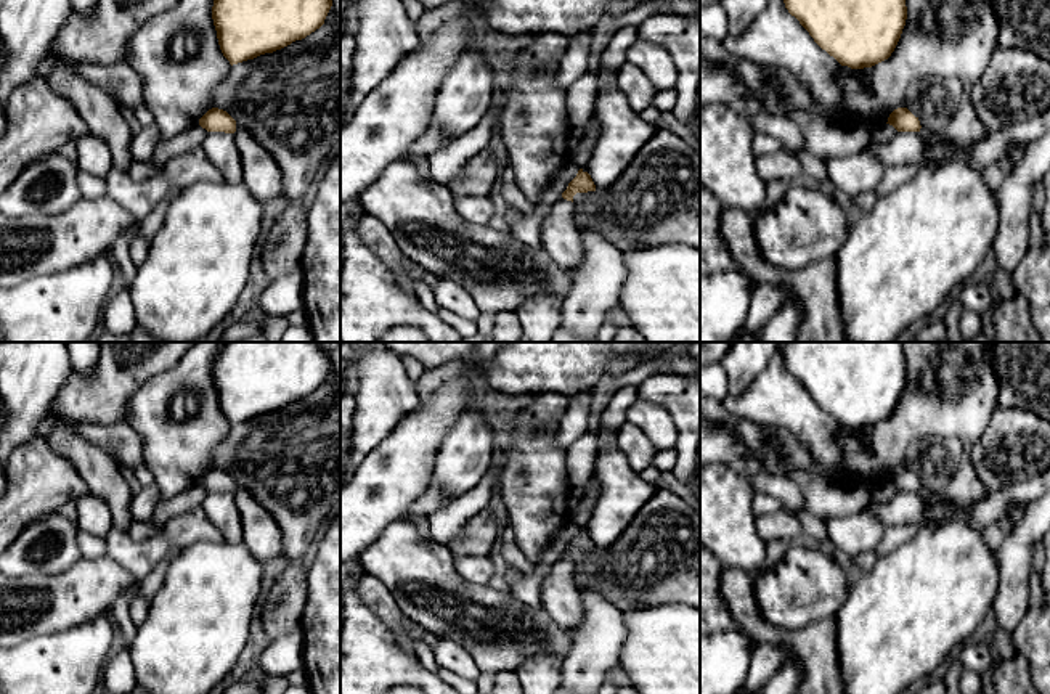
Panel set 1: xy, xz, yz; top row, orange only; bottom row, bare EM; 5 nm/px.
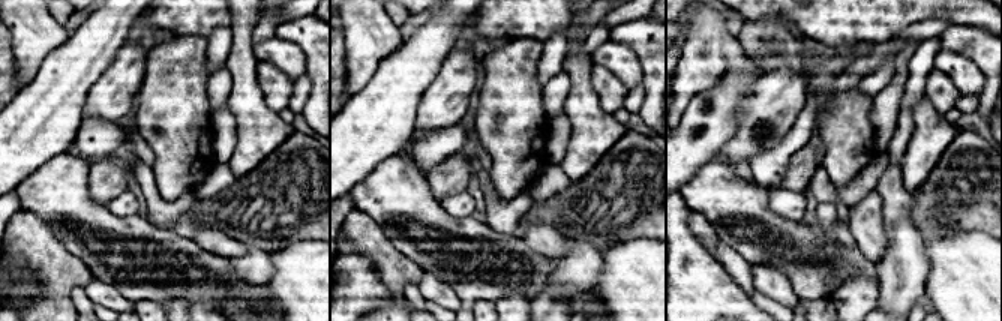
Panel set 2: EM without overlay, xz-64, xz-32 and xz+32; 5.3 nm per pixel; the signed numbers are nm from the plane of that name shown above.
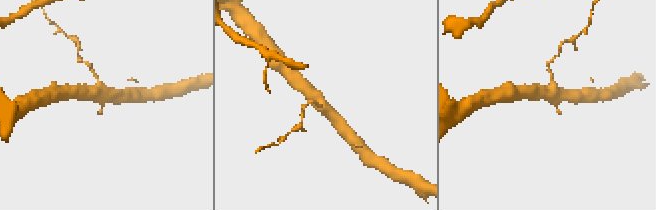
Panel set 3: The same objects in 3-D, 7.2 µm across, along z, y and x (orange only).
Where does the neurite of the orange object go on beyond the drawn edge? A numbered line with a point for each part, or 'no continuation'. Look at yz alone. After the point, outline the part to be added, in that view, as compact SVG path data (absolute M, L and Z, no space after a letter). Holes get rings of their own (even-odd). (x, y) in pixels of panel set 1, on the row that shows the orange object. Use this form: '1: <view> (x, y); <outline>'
no continuation

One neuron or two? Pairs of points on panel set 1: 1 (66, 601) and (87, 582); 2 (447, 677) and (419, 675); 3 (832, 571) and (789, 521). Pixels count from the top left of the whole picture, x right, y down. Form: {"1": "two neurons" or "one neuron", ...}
{"1": "one neuron", "2": "two neurons", "3": "two neurons"}

